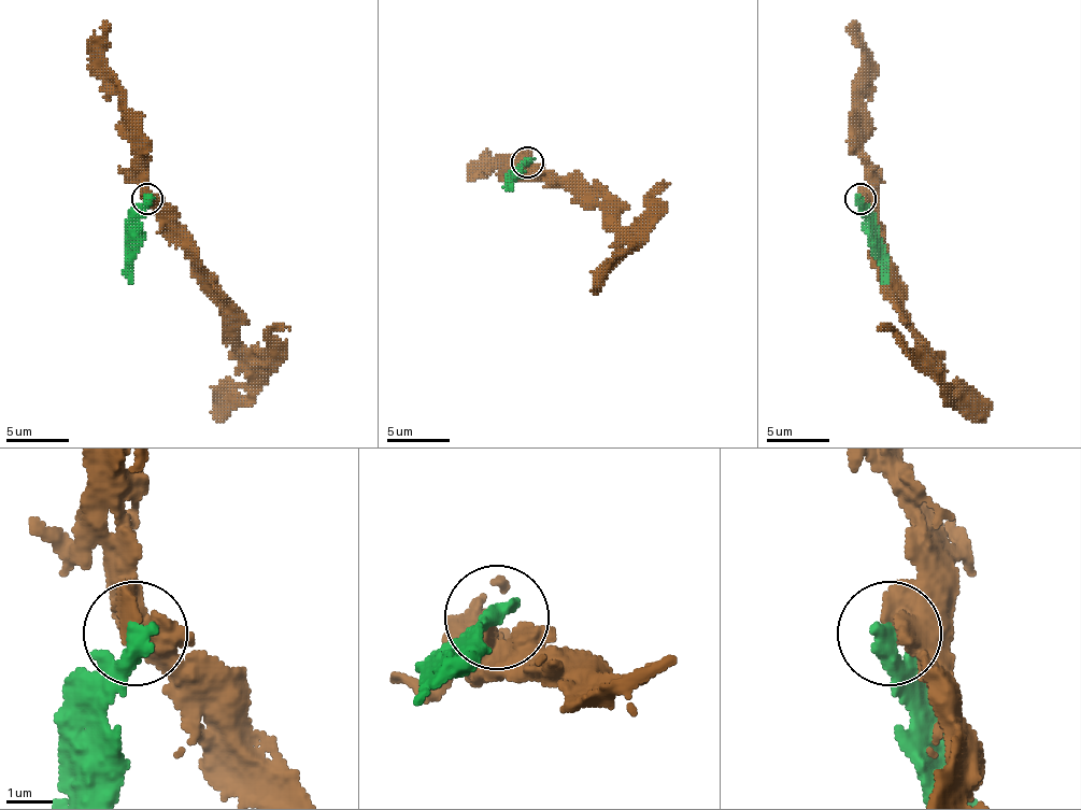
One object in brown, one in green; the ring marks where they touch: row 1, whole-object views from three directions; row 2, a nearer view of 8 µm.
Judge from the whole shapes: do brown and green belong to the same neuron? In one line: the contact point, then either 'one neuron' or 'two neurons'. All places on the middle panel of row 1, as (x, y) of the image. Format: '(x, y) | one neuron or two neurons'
(527, 162) | one neuron

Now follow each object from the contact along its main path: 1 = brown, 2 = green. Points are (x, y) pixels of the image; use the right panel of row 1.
1: (859, 198), (868, 198), (875, 208), (878, 245), (894, 267), (900, 304), (928, 358), (944, 381), (992, 409)
2: (859, 198), (859, 208), (868, 219), (871, 255), (887, 283)

